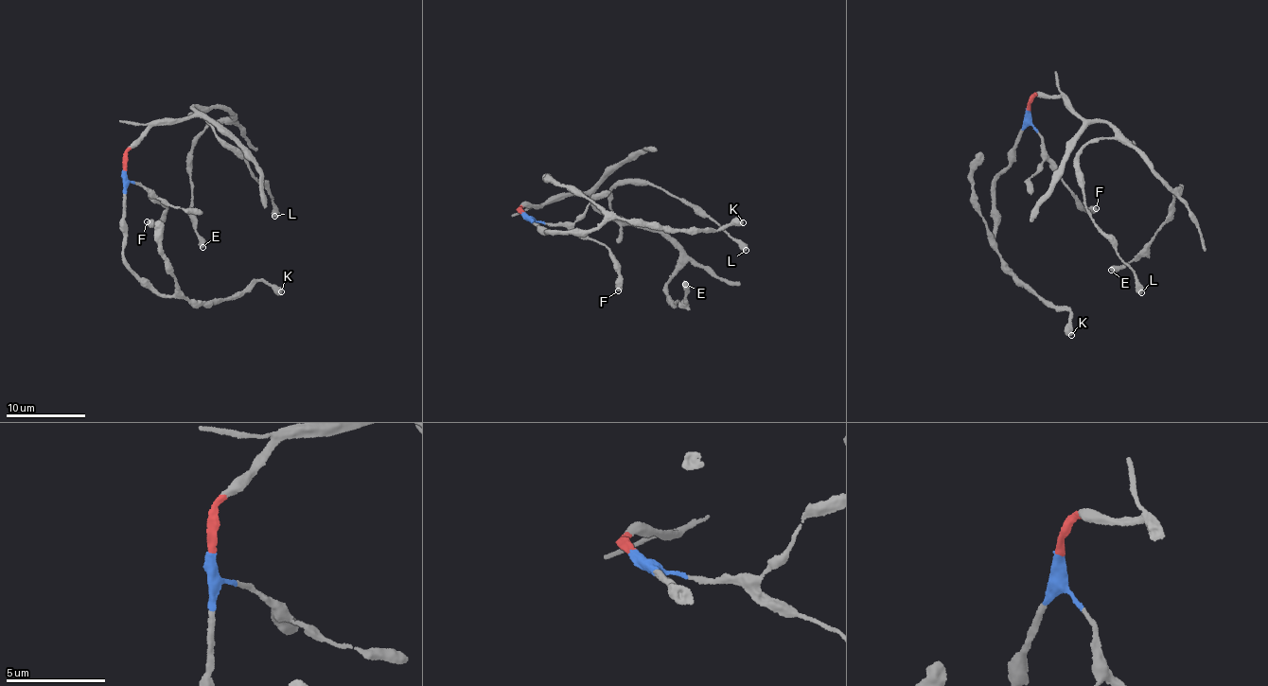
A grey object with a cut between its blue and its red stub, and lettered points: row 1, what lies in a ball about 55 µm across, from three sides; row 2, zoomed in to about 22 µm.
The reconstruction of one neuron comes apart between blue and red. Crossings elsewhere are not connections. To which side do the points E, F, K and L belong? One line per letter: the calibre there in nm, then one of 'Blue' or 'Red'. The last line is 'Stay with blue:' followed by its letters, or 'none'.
E: Thickness 600 nm. Red
F: Thickness 550 nm. Blue
K: Thickness 600 nm. Blue
L: Thickness 550 nm. Red
Stay with blue: F, K

